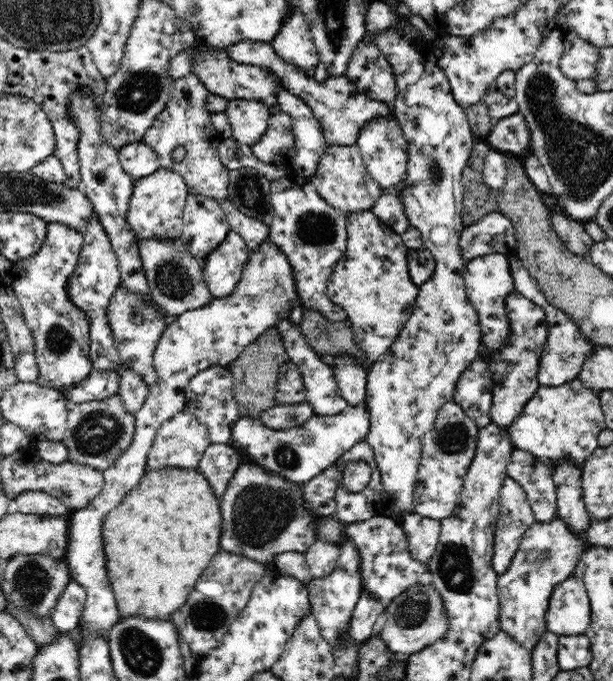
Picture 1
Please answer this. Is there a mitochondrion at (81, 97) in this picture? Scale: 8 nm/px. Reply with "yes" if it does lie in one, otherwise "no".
no

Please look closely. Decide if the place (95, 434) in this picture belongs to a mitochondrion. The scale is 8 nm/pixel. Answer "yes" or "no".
yes

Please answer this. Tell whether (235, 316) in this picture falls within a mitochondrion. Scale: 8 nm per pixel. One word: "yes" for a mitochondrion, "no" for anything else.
no

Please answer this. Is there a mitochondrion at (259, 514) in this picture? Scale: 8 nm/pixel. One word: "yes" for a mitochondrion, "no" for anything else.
yes

